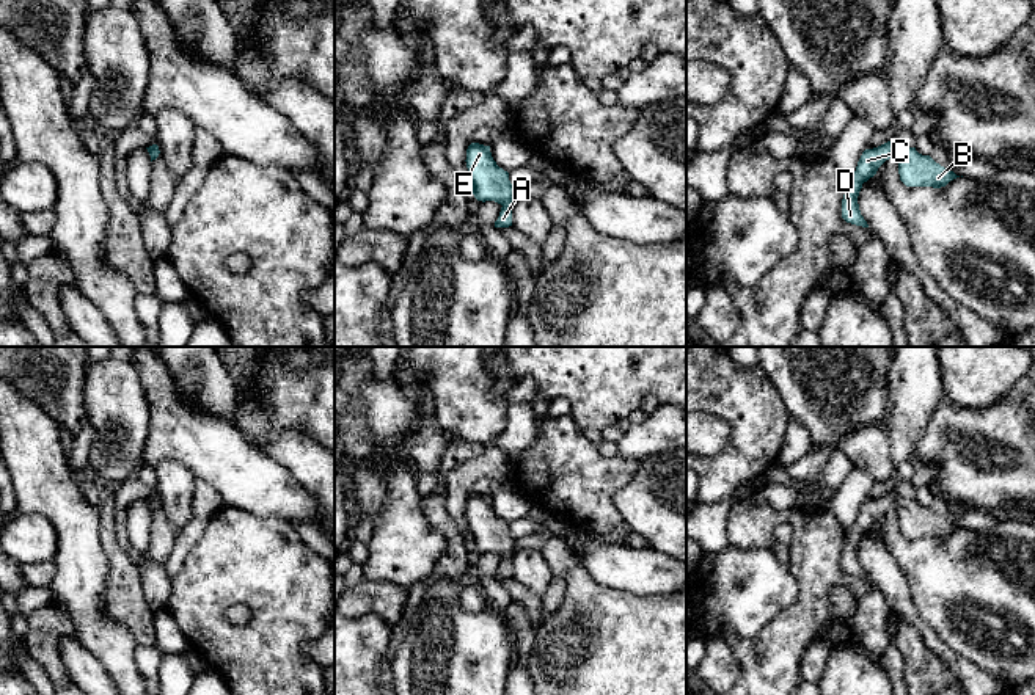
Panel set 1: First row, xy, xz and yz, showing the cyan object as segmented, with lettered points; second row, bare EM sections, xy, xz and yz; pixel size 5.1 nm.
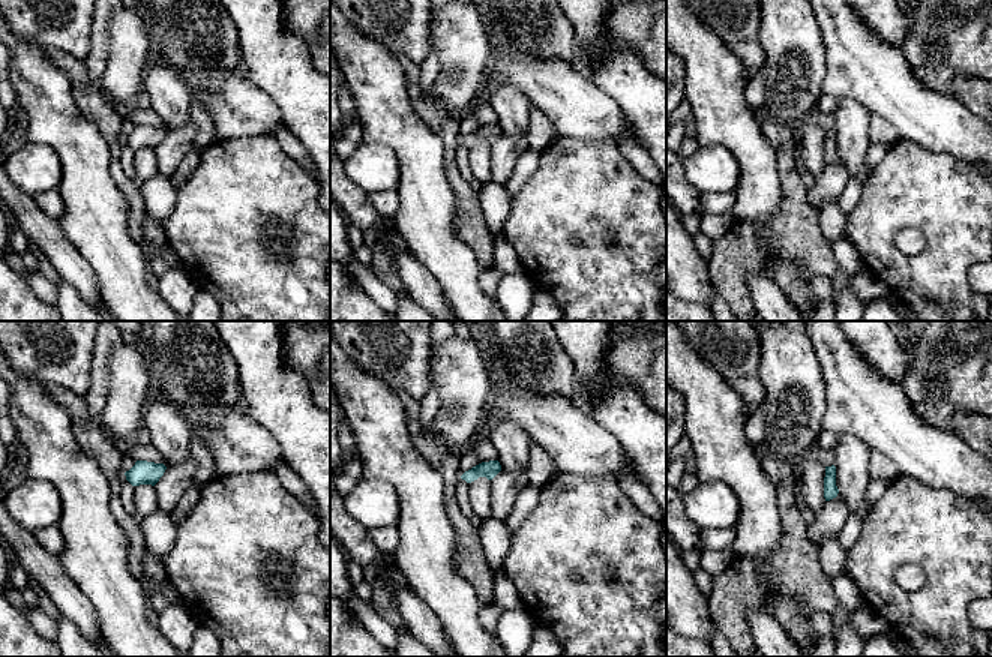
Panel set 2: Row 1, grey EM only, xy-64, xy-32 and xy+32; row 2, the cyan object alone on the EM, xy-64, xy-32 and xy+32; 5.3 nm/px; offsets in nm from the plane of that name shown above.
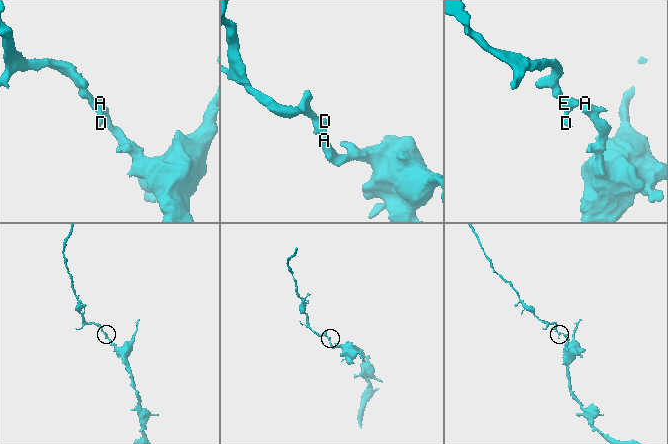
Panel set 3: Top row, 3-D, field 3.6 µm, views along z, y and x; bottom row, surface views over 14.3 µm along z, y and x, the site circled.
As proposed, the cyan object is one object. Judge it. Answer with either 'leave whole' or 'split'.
leave whole

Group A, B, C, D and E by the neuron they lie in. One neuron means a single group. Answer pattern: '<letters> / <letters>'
A B C D E

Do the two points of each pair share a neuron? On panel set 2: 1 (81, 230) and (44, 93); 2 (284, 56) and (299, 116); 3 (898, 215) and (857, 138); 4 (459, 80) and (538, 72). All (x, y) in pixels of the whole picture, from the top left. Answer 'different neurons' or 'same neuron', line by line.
1: same neuron
2: same neuron
3: different neurons
4: different neurons

